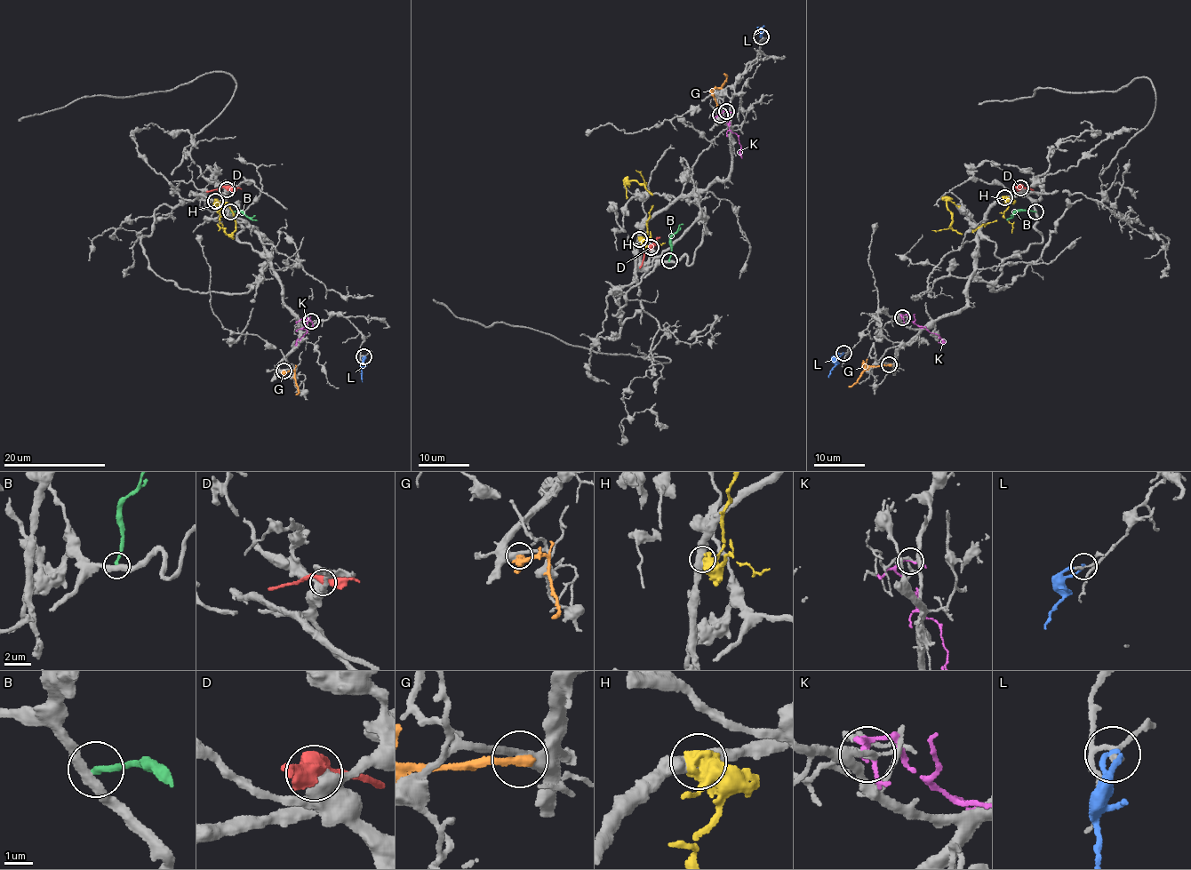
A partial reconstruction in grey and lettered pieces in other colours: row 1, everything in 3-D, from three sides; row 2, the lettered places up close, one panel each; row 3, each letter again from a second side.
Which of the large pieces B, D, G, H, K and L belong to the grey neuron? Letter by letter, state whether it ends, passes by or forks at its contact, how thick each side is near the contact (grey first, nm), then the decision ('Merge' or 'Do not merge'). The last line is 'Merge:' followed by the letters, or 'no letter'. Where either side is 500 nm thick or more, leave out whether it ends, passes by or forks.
B: It ends there. Thickness 380 nm (grey) against 200 nm. Do not merge
D: Thickness 480 nm (grey) against 550 nm. Merge
G: It ends there. Thickness 320 nm (grey) against 360 nm. Do not merge
H: Thickness 460 nm (grey) against 550 nm. Do not merge
K: It passes by. Thickness 160 nm (grey) against 160 nm. Do not merge
L: It ends there. Thickness 170 nm (grey) against 190 nm. Do not merge
Merge: D

